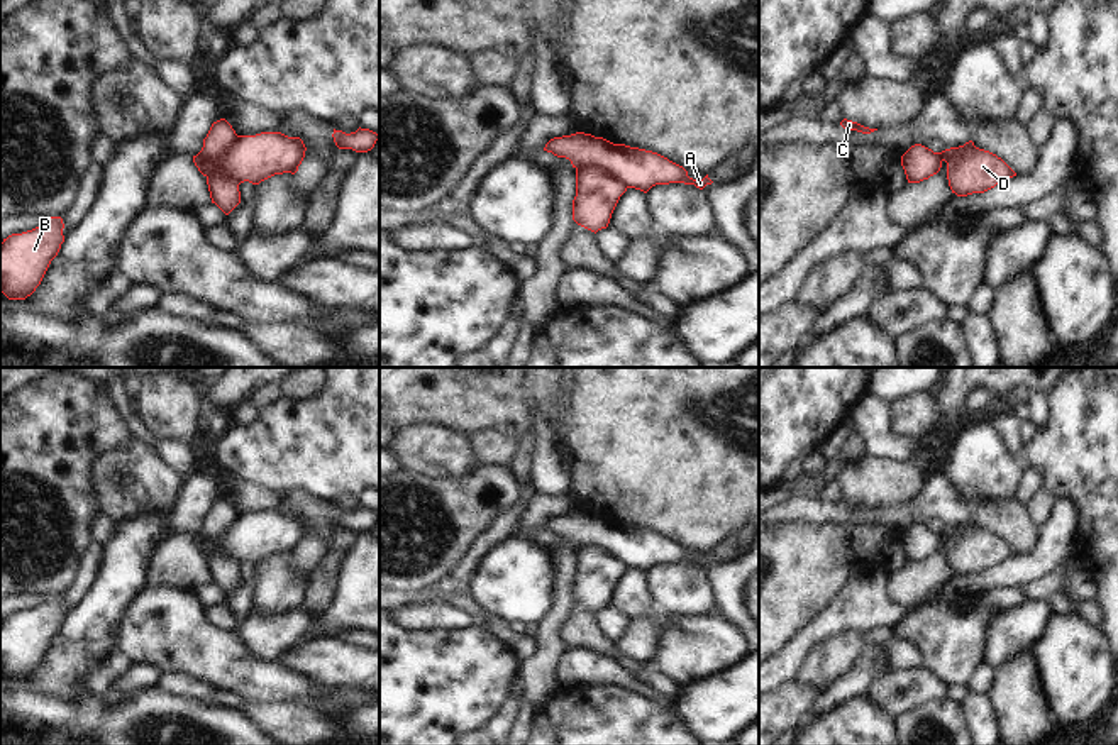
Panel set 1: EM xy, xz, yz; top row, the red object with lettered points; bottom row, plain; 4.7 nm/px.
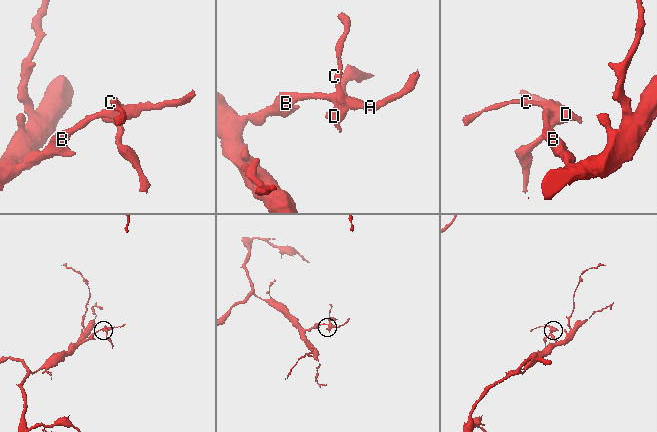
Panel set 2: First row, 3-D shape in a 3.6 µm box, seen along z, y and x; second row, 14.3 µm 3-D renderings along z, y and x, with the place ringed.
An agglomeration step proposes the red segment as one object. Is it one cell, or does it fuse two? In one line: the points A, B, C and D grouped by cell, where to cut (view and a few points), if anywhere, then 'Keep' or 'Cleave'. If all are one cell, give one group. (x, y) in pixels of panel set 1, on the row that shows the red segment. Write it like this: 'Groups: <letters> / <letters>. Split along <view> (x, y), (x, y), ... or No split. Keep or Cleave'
Groups: A B / C D. Split along xz (576, 168), (600, 166), (627, 187). Cleave.

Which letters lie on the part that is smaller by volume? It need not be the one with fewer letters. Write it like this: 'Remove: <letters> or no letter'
Remove: C, D

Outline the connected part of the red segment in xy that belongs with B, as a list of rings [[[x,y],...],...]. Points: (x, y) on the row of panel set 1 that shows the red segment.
[[[49,217],[32,230],[3,239],[0,244],[0,291],[8,300],[25,300],[36,291],[64,242],[63,229],[61,217]]]

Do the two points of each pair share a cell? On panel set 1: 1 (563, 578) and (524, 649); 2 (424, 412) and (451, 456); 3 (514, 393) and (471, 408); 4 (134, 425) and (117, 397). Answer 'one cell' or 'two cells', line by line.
1: two cells
2: two cells
3: one cell
4: one cell

